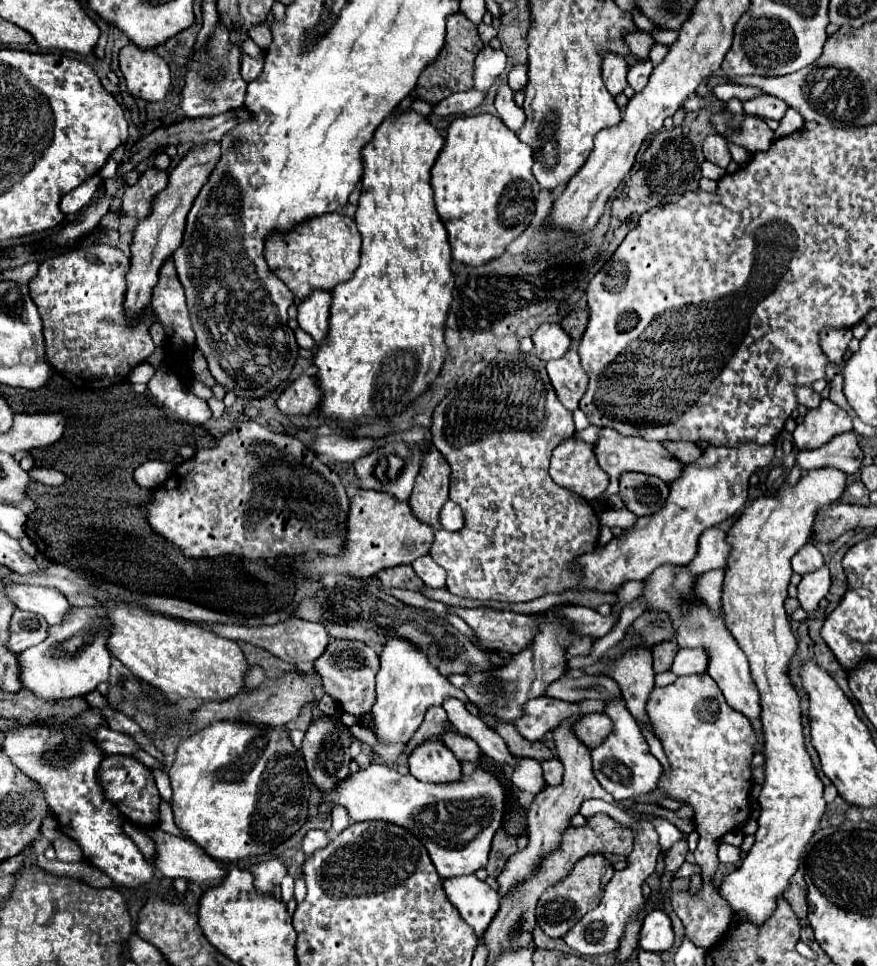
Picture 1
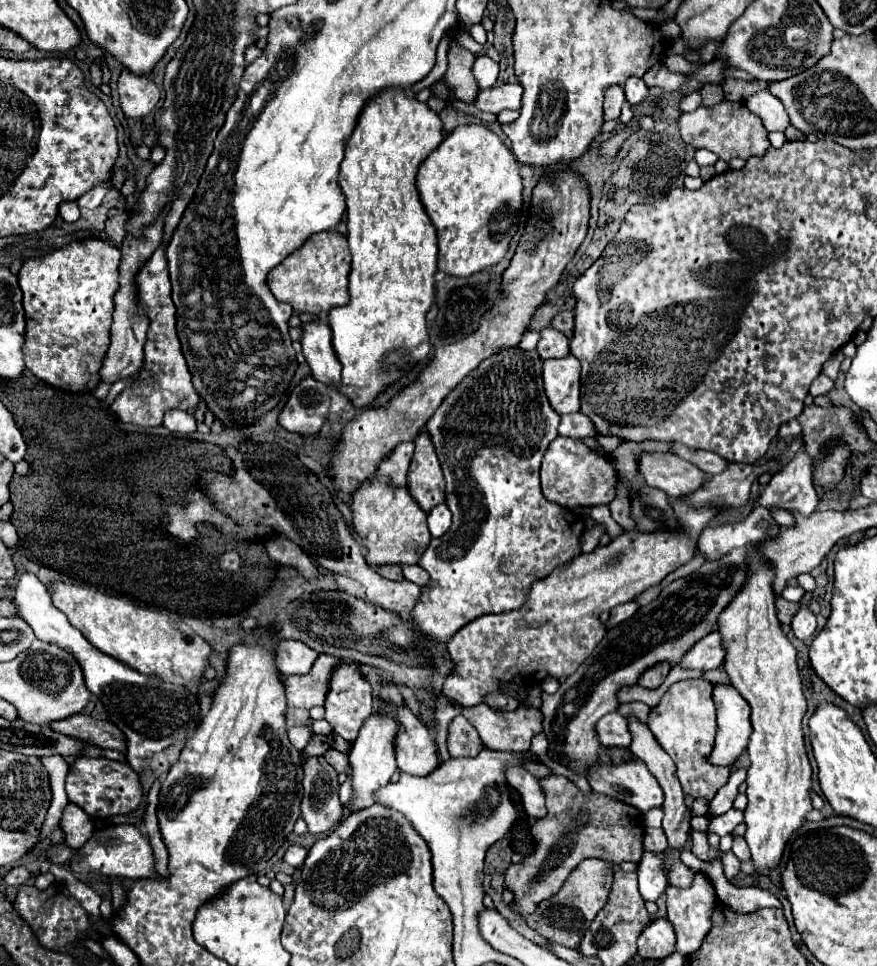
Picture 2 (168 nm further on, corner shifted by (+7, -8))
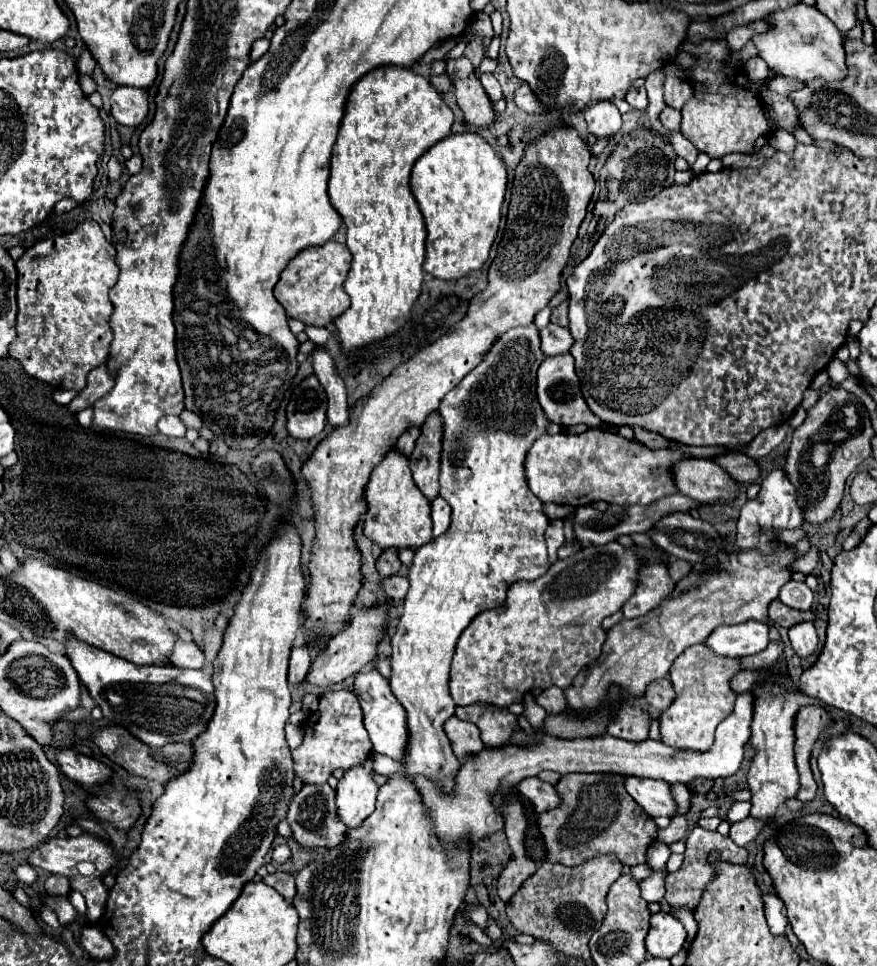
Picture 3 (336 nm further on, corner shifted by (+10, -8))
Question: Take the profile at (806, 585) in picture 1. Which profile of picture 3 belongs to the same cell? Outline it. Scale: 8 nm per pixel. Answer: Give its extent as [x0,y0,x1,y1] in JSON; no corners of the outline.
[789,622,817,658]

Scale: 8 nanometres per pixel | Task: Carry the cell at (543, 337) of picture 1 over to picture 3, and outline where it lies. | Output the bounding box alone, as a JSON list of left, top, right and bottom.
[539,324,573,356]

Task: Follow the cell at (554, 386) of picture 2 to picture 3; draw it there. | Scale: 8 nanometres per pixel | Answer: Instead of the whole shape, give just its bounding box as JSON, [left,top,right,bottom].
[537,354,599,428]

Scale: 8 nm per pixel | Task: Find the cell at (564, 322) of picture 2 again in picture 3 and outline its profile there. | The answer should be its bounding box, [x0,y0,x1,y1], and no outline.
[551,302,567,328]

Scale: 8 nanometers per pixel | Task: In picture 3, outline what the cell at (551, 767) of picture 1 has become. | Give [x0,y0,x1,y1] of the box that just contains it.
[539,774,657,866]

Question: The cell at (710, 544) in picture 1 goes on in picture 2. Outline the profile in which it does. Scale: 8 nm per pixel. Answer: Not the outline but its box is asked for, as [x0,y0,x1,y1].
[698,506,780,560]

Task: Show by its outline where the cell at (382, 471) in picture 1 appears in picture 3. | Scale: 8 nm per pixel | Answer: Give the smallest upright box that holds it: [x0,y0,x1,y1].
[395,428,419,456]

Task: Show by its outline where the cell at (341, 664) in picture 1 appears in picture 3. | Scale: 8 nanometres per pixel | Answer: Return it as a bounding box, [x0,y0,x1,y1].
[293,690,371,784]

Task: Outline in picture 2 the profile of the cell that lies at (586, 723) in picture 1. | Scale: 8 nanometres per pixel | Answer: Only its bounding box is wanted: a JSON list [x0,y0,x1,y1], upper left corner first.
[596,712,632,746]

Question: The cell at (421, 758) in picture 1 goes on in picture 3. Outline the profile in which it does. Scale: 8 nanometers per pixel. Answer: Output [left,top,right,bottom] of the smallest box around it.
[353,670,409,760]

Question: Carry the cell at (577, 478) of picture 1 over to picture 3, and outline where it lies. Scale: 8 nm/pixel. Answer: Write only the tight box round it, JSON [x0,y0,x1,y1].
[525,428,683,506]

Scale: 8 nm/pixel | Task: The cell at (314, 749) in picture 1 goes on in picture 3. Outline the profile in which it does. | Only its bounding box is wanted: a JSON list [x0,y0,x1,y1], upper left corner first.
[287,784,347,848]

